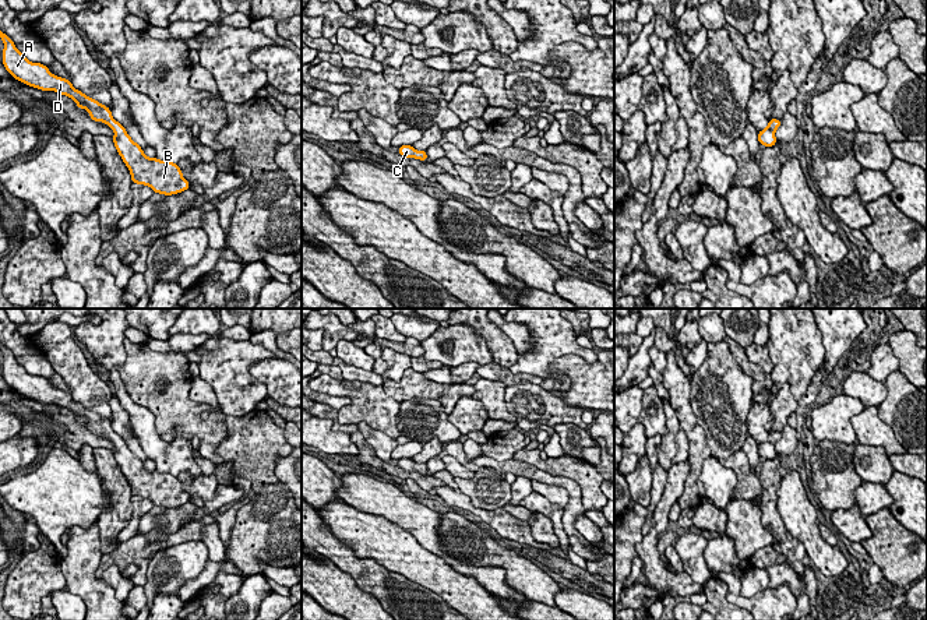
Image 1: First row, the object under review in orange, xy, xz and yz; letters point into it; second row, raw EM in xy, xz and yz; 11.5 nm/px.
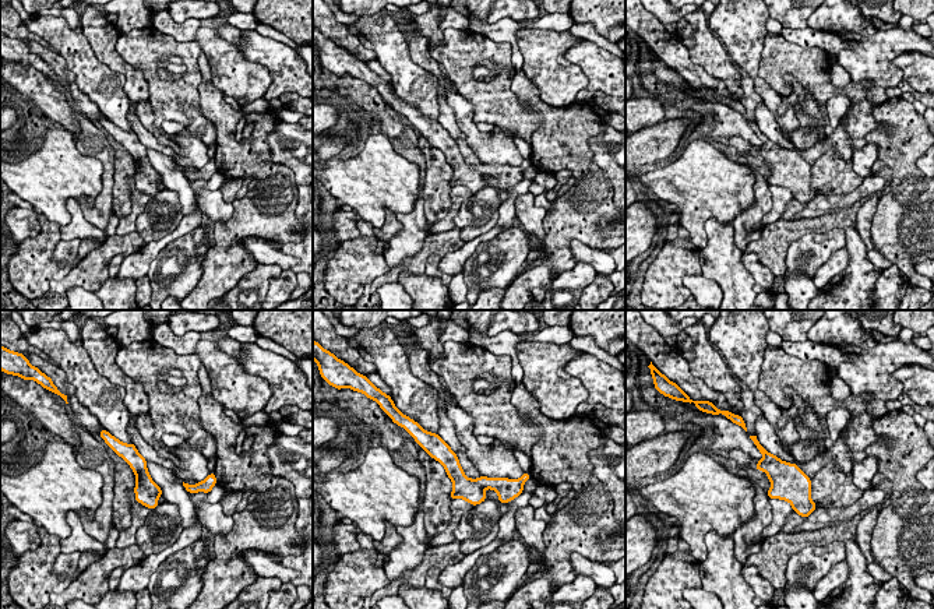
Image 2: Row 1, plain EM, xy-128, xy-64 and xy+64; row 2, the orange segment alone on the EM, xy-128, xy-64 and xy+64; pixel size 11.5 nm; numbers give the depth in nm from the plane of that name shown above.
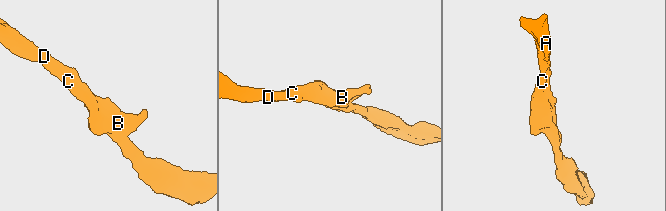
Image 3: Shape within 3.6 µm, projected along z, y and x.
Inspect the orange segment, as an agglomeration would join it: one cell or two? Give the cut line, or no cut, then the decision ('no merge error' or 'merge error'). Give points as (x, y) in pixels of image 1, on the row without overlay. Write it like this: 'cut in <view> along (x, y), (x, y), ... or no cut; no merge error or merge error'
no cut; no merge error

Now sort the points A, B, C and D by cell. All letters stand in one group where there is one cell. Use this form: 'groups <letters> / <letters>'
groups A B C D

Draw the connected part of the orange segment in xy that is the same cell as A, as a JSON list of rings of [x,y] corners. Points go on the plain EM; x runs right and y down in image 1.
[[[0,344],[4,355],[3,378],[20,395],[40,404],[54,404],[77,415],[78,422],[85,422],[94,434],[107,437],[113,444],[113,457],[130,483],[131,496],[144,497],[154,505],[172,508],[190,501],[177,476],[148,471],[142,461],[131,452],[126,441],[113,431],[107,419],[88,411],[75,402],[70,392],[53,388],[45,377],[29,374],[14,357],[13,352]]]

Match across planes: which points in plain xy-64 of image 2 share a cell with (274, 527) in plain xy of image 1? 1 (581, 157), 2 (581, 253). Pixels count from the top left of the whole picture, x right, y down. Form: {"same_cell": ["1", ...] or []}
{"same_cell": ["1"]}

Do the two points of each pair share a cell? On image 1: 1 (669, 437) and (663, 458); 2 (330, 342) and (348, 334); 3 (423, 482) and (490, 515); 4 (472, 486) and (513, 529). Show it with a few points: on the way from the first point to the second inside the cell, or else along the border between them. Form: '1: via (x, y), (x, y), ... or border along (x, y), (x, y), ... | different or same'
1: via (669, 443), (666, 453) | same
2: via (334, 338), (338, 334), (344, 334) | same
3: border along (446, 485), (439, 486), (434, 493) | different
4: border along (464, 493), (478, 507), (501, 508) | different

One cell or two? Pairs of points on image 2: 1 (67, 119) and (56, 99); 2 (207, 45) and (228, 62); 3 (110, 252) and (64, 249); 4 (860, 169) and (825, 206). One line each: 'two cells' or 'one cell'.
1: one cell
2: one cell
3: two cells
4: two cells

